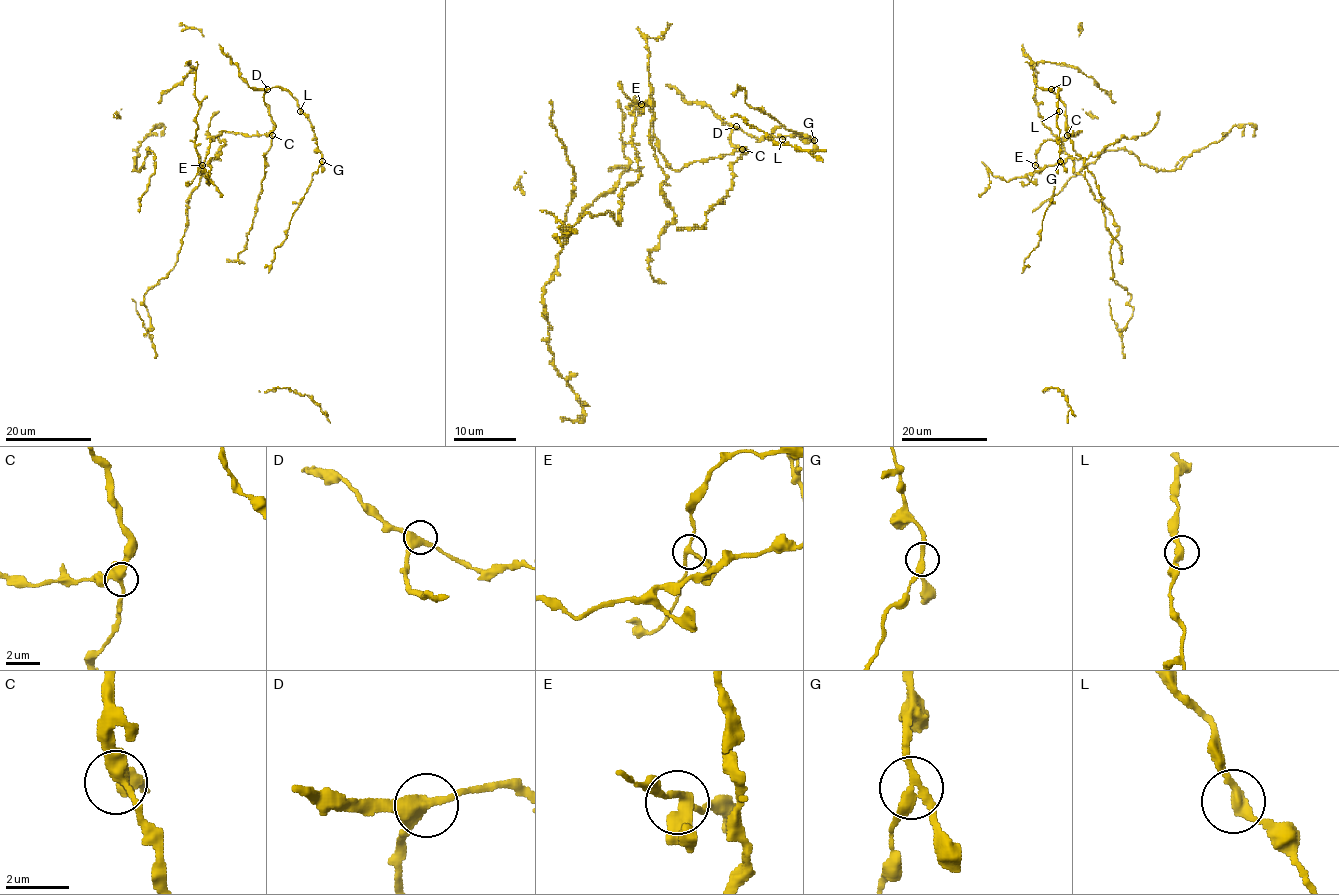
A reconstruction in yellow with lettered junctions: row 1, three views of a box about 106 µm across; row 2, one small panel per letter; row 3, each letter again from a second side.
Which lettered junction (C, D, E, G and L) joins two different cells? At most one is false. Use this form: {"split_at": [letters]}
{"split_at": ["G"]}

